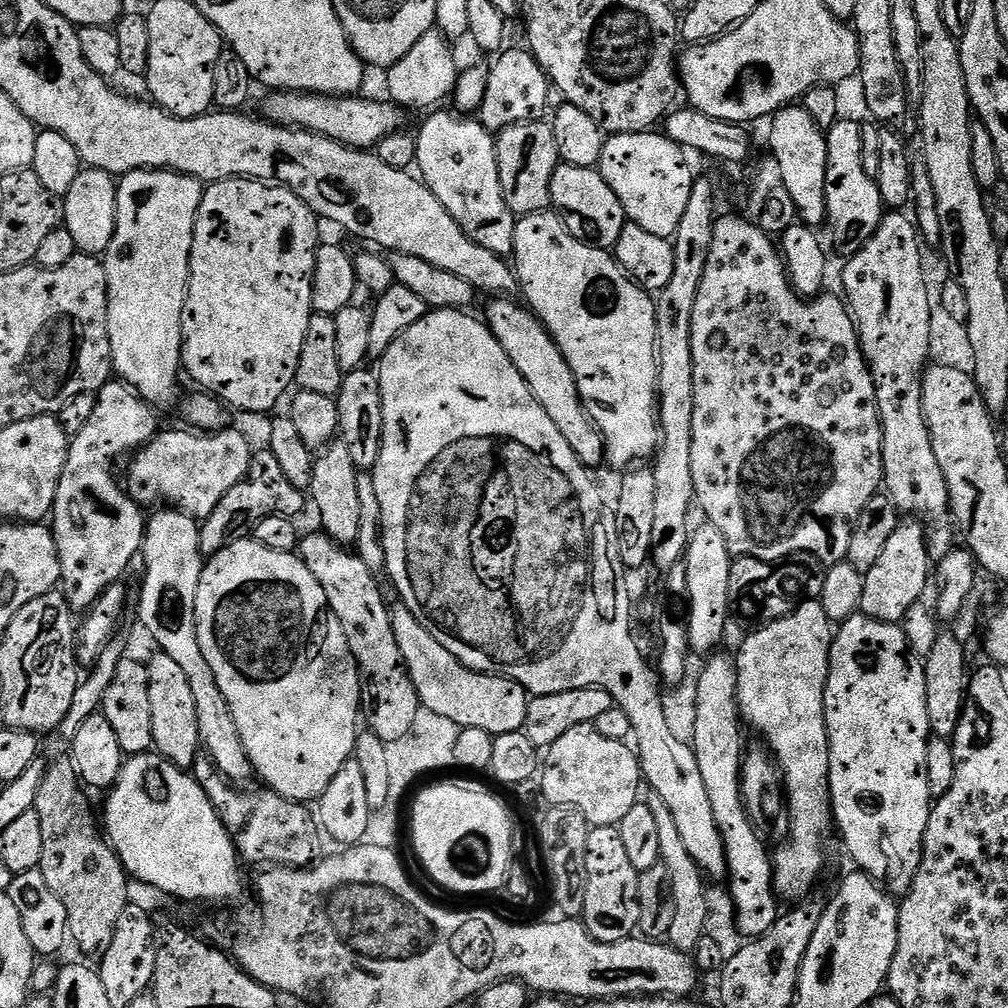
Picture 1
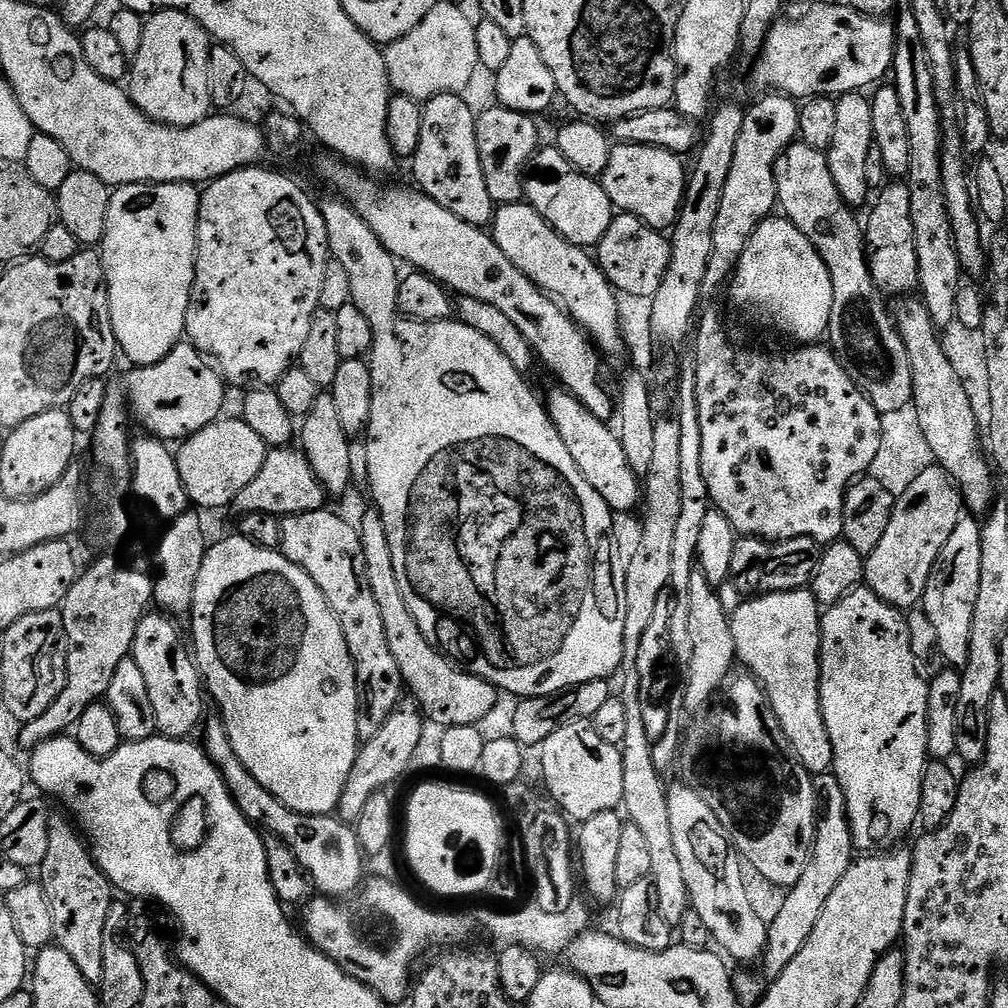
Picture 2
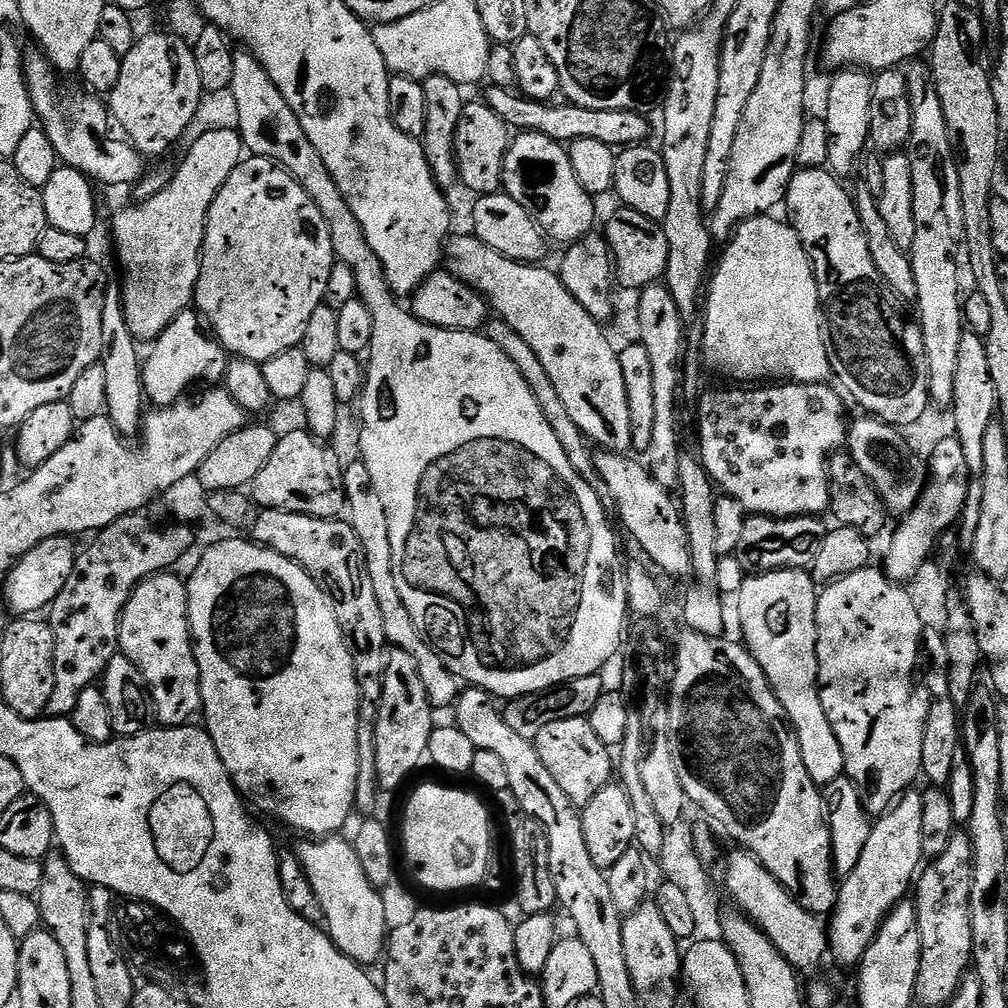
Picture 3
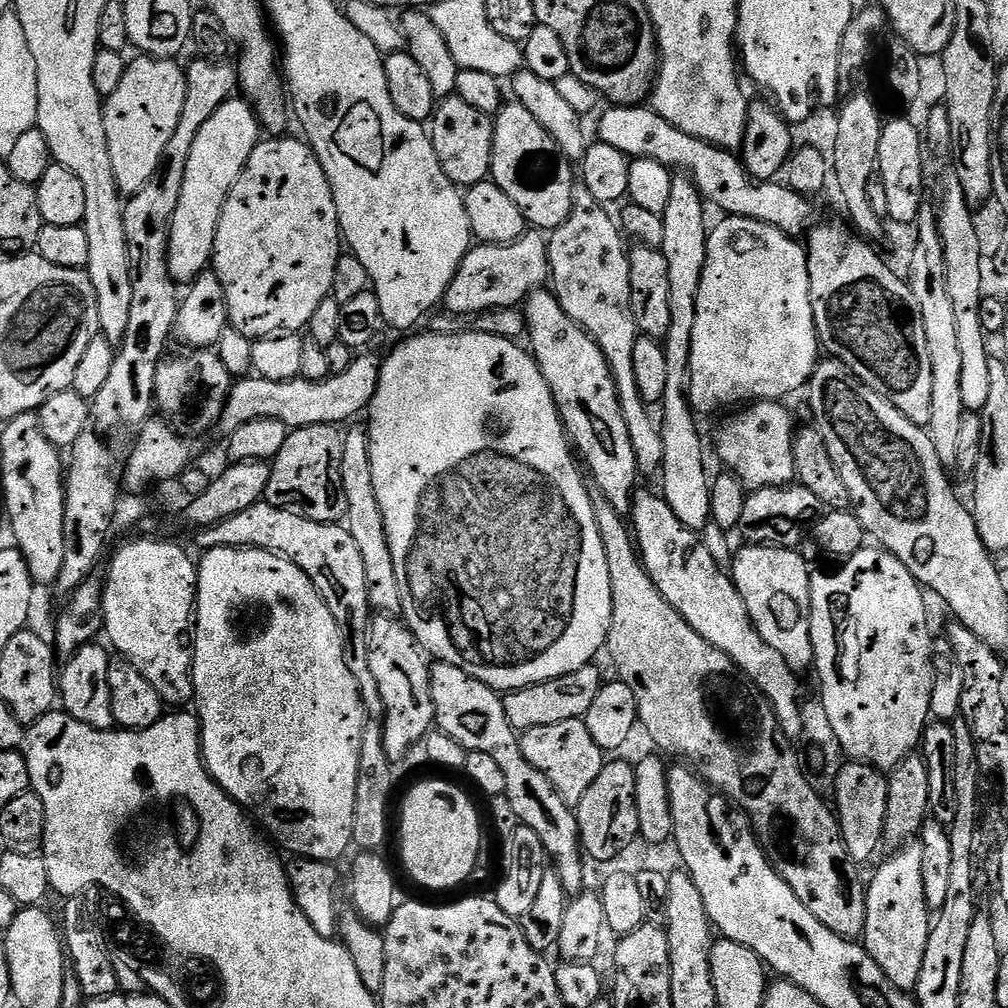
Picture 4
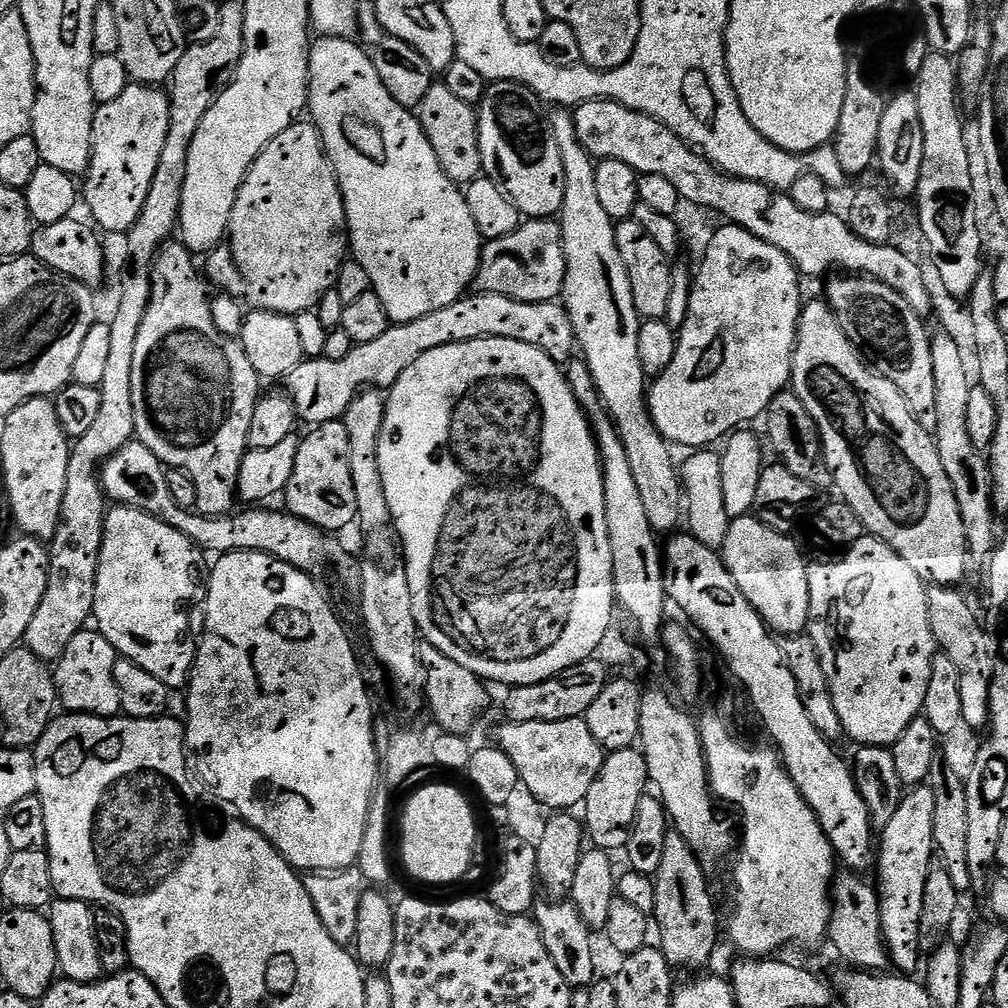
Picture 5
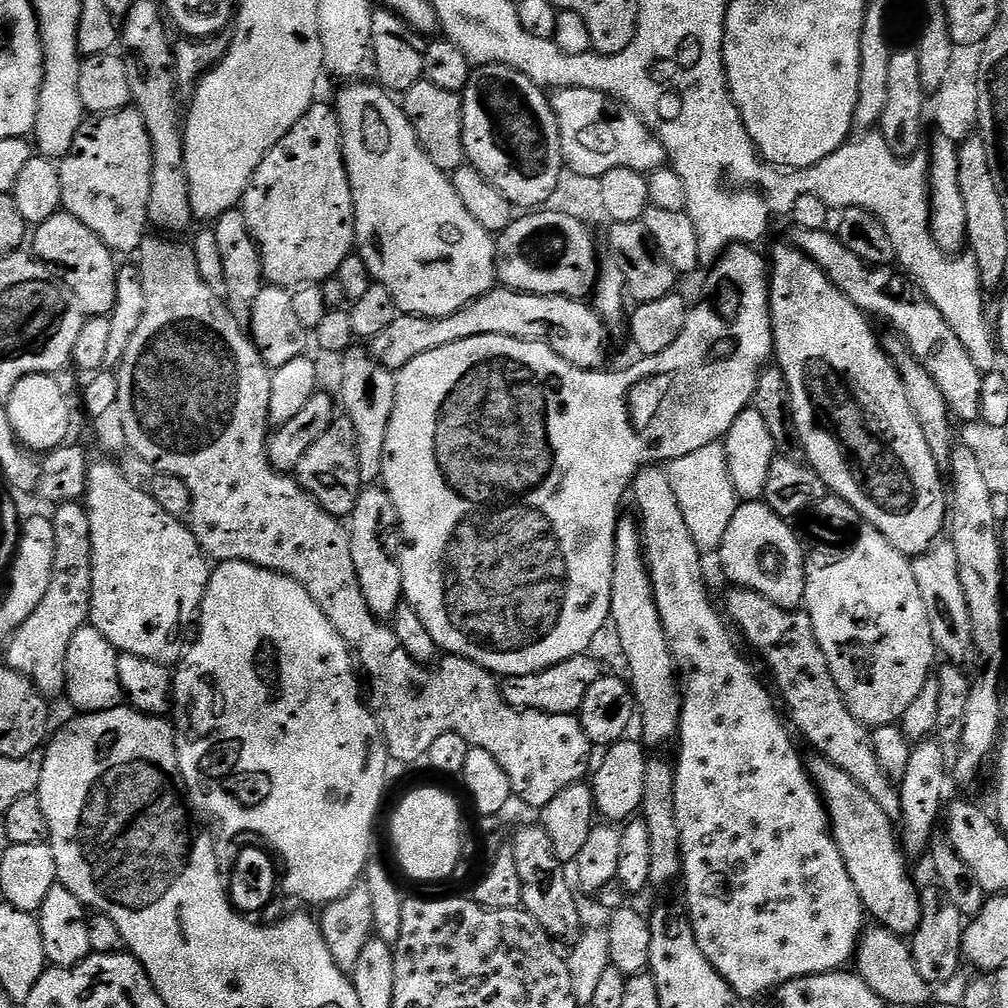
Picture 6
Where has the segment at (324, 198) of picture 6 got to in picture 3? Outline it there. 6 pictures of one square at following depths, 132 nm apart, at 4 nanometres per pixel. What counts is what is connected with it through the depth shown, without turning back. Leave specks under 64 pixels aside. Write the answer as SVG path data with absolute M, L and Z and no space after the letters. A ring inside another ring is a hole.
M252 156L230 174L210 208L194 308L225 352L263 366L270 358L300 347L306 322L310 322L314 310L324 303L326 282L330 282L330 270L337 263L326 218L322 218L322 210L314 206L310 194L306 194L281 164Z

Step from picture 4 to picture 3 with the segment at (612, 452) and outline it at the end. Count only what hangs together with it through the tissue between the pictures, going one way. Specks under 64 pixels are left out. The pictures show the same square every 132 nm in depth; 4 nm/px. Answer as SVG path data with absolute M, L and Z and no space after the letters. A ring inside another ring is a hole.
M468 234L468 236L453 235L446 245L446 268L452 275L457 276L462 282L466 282L475 292L481 292L488 301L491 311L495 313L499 319L504 320L514 330L518 330L519 336L530 346L530 350L534 350L534 354L538 354L538 358L542 361L546 374L550 374L550 382L554 382L554 390L558 390L562 403L566 405L566 410L570 413L570 418L574 418L578 430L582 430L582 434L597 449L606 452L627 453L632 448L632 427L630 426L630 406L626 402L626 381L622 378L622 362L620 361L620 353L617 345L612 345L608 341L608 336L603 332L601 321L590 318L590 314L586 314L586 310L582 310L582 305L575 300L570 294L570 290L566 290L566 286L560 280L559 275L555 271L552 272L548 268L544 268L540 264L523 264L517 260L506 258L502 254L498 254L498 250L494 250L487 244L485 240L479 240L476 235Z

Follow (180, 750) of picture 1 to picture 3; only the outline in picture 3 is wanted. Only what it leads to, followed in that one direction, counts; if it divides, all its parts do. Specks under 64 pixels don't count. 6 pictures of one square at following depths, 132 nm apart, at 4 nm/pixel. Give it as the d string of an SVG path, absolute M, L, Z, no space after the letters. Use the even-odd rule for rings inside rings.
M171 571L157 572L132 591L120 616L120 652L146 678L156 711L155 723L166 728L183 728L202 708L200 671L188 624L188 585L172 576Z

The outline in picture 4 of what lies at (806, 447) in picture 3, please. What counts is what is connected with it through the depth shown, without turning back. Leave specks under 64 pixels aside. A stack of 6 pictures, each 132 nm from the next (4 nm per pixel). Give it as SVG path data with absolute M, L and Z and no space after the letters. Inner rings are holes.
M761 400L749 403L739 409L737 416L732 416L720 428L716 436L716 452L720 460L725 464L727 471L736 475L744 483L745 489L757 488L783 488L791 485L796 480L794 470L794 450L792 439L798 431L798 423L792 417L792 412L787 408L787 403L774 400Z

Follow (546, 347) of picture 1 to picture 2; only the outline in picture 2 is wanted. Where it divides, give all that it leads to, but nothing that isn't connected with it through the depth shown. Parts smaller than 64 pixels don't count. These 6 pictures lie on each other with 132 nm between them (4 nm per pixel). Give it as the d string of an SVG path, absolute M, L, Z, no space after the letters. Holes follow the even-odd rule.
M559 386L546 396L546 407L550 422L554 422L554 430L558 430L558 438L566 445L570 458L574 458L574 466L582 470L582 478L598 490L598 494L606 502L613 513L628 512L639 505L642 500L642 482L636 471L626 462L626 450L622 450L622 442L611 423L594 418L574 394Z

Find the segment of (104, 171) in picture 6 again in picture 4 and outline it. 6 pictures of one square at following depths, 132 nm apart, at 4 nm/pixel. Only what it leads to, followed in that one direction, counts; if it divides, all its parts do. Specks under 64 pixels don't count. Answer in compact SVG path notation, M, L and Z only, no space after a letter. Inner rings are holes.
M143 54L127 65L122 83L114 94L104 100L106 142L110 146L110 166L114 166L116 185L125 197L132 196L158 170L162 150L170 142L182 118L182 105L186 102L185 69L176 65L175 59L160 60L157 56Z

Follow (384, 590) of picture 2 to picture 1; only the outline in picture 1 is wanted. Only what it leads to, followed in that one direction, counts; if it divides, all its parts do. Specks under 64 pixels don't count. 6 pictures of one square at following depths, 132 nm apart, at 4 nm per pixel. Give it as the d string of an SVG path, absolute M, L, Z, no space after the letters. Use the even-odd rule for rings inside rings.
M393 603L390 611L394 638L398 638L398 650L402 650L404 665L414 682L414 690L418 690L421 708L429 708L437 714L445 715L460 729L486 730L493 738L523 729L530 693L521 684L508 680L505 676L494 676L487 672L476 672L472 668L467 668L462 661L454 658L454 654L450 654L450 650L446 650L446 646L442 646L442 642L438 642L434 638L434 634L430 634L416 621L414 614L410 614L410 610L405 604Z

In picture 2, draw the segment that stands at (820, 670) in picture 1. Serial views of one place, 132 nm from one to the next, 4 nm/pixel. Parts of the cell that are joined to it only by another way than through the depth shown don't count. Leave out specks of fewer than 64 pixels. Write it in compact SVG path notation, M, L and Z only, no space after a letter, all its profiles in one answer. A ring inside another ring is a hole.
M801 590L799 592L770 592L767 594L756 594L753 600L748 600L741 606L737 612L731 613L732 633L734 634L734 642L736 643L736 654L739 663L745 664L747 671L759 680L764 688L765 694L768 695L772 702L772 709L778 718L778 722L782 726L782 730L786 734L786 738L790 742L790 746L796 751L796 756L804 764L804 769L813 774L824 774L832 767L832 743L828 737L828 731L824 725L822 718L822 710L820 709L820 617L822 615L821 605L816 603L816 599L812 597L811 591Z

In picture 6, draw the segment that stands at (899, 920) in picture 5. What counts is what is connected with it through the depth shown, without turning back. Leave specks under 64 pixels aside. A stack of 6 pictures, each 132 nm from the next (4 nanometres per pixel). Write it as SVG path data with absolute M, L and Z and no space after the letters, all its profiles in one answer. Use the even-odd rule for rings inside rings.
M935 738L919 741L910 754L910 762L906 765L906 774L898 782L900 790L900 819L902 829L902 848L909 857L920 856L929 851L934 839L932 827L936 819L941 819L944 800L944 783L950 780L950 772L944 768L945 745Z

